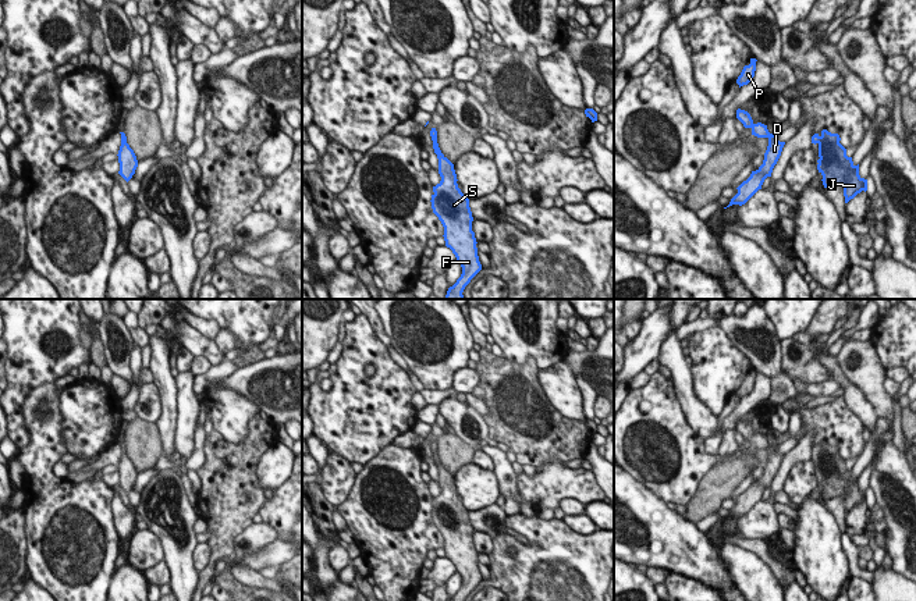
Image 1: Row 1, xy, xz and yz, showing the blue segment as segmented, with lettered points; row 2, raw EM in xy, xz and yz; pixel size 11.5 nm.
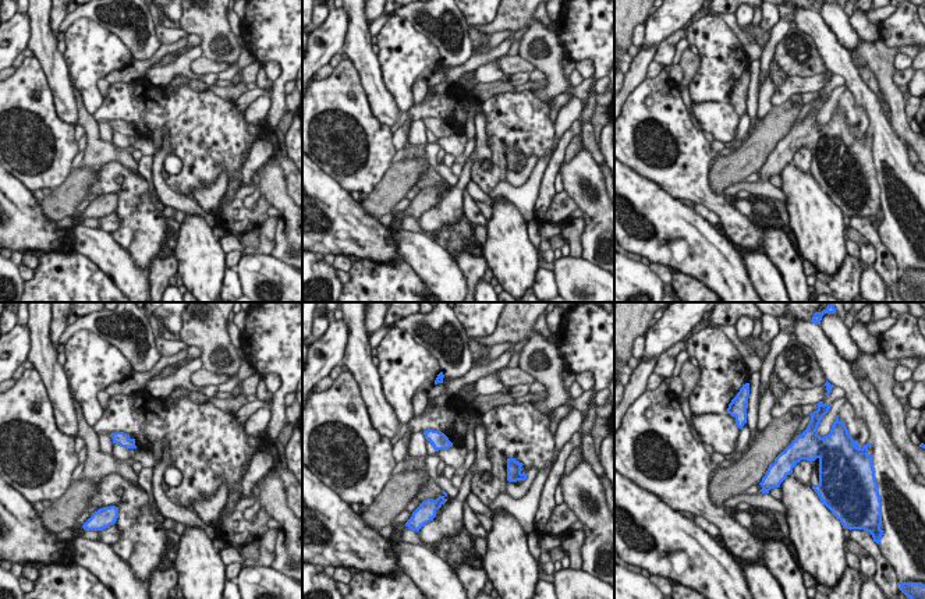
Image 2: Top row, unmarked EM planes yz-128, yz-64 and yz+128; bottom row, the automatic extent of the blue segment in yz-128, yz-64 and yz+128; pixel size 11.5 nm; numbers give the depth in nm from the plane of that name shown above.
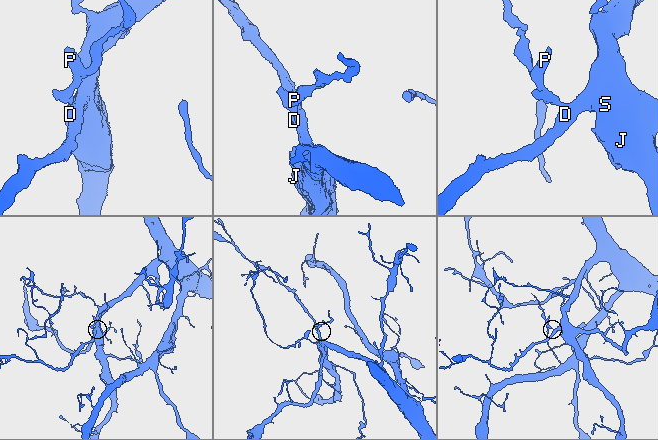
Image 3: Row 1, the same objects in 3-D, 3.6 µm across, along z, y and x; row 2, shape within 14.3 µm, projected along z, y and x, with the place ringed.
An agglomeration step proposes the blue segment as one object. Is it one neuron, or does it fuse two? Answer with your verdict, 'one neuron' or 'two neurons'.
one neuron

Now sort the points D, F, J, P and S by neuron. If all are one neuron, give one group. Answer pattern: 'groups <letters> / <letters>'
groups D F J P S

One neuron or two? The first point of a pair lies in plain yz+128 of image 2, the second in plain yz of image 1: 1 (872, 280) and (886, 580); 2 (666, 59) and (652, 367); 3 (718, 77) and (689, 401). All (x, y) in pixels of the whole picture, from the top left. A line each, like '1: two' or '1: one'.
1: two
2: one
3: two

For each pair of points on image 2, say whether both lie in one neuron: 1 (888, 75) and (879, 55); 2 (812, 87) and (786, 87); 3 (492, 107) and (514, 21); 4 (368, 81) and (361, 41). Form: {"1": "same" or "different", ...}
{"1": "same", "2": "same", "3": "different", "4": "same"}

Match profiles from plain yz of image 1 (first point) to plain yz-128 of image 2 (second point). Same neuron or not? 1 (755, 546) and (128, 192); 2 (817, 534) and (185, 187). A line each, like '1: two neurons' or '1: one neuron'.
1: two neurons
2: two neurons

